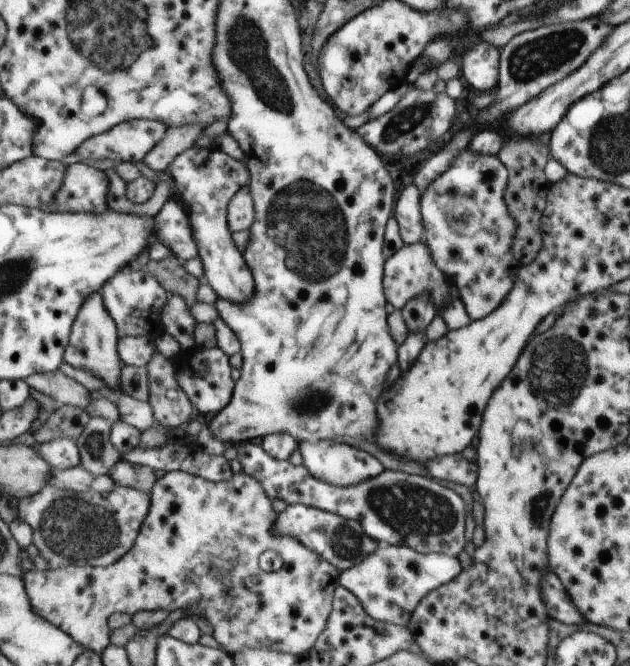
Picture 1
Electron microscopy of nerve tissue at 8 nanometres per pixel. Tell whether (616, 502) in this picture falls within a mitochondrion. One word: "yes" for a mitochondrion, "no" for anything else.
no

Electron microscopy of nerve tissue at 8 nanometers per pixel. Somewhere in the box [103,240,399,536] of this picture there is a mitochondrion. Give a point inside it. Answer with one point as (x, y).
(309, 403)

